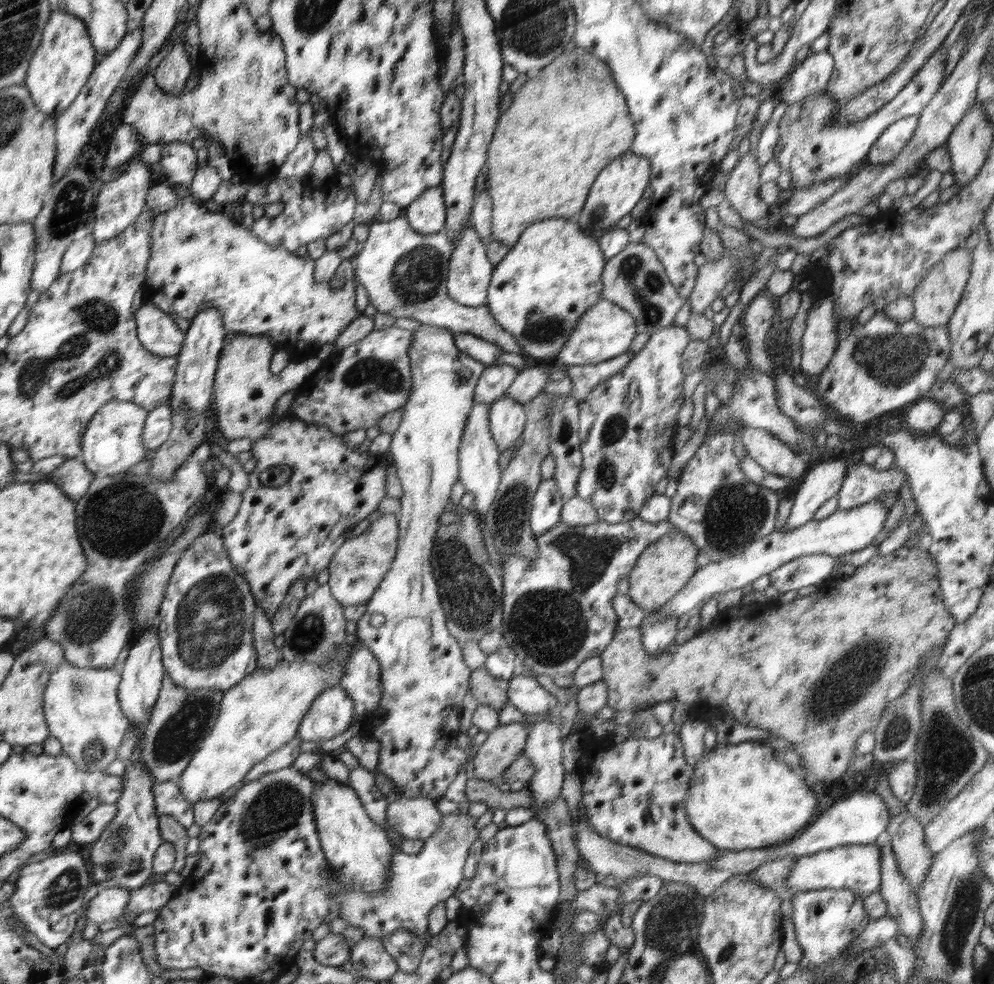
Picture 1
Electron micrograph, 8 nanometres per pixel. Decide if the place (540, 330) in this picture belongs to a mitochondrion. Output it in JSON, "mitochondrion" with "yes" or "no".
{"mitochondrion":"yes"}

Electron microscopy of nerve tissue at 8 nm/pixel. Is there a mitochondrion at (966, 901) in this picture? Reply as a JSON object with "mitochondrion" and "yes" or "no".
{"mitochondrion":"yes"}

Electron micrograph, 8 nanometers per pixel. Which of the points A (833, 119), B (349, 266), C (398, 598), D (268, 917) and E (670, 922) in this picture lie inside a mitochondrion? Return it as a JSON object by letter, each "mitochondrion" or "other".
{"A":"other","B":"other","C":"other","D":"other","E":"mitochondrion"}

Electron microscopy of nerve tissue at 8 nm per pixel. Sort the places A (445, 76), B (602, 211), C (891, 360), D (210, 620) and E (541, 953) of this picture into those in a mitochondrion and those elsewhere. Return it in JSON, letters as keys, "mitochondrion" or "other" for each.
{"A":"other","B":"mitochondrion","C":"mitochondrion","D":"mitochondrion","E":"other"}

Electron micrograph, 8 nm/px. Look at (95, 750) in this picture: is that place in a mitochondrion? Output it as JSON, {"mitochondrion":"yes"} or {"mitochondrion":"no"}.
{"mitochondrion":"yes"}

